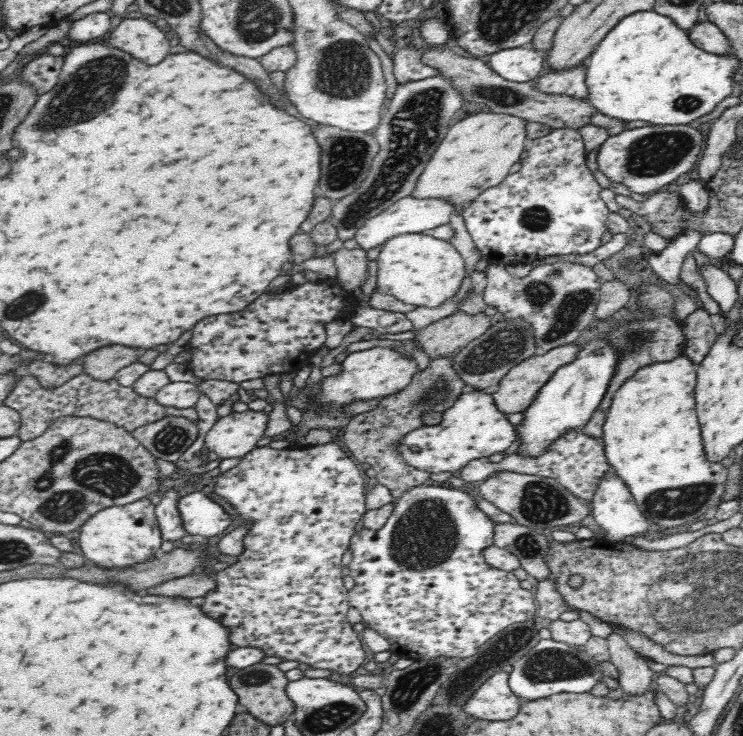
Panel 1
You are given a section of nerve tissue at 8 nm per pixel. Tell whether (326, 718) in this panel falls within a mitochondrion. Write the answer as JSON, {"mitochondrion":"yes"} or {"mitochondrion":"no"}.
{"mitochondrion":"yes"}

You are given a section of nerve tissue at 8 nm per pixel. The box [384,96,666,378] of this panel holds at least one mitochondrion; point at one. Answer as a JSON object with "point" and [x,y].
{"point":[569,304]}

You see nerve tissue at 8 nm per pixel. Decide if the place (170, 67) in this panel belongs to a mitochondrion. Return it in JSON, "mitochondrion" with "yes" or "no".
{"mitochondrion":"no"}

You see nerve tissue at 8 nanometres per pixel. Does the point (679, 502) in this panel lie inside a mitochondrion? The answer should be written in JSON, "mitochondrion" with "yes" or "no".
{"mitochondrion":"yes"}

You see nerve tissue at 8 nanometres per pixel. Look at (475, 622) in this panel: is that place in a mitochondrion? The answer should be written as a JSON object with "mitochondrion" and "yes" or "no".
{"mitochondrion":"no"}

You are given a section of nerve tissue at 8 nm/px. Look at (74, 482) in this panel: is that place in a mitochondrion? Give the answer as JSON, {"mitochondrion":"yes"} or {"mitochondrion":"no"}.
{"mitochondrion":"yes"}

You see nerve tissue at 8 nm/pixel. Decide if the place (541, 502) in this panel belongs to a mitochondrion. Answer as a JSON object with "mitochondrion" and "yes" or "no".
{"mitochondrion":"yes"}

